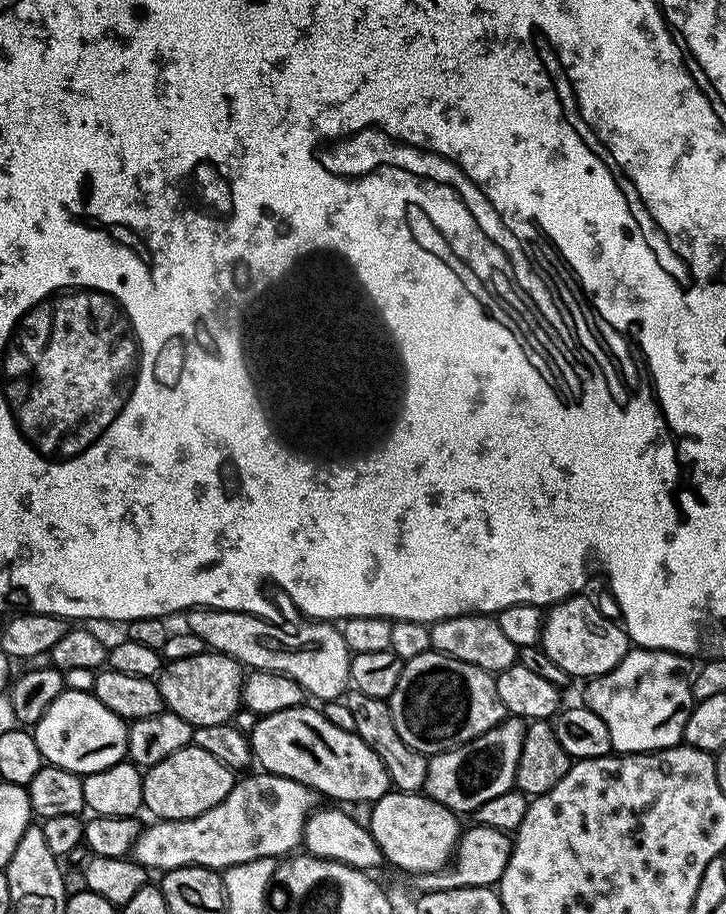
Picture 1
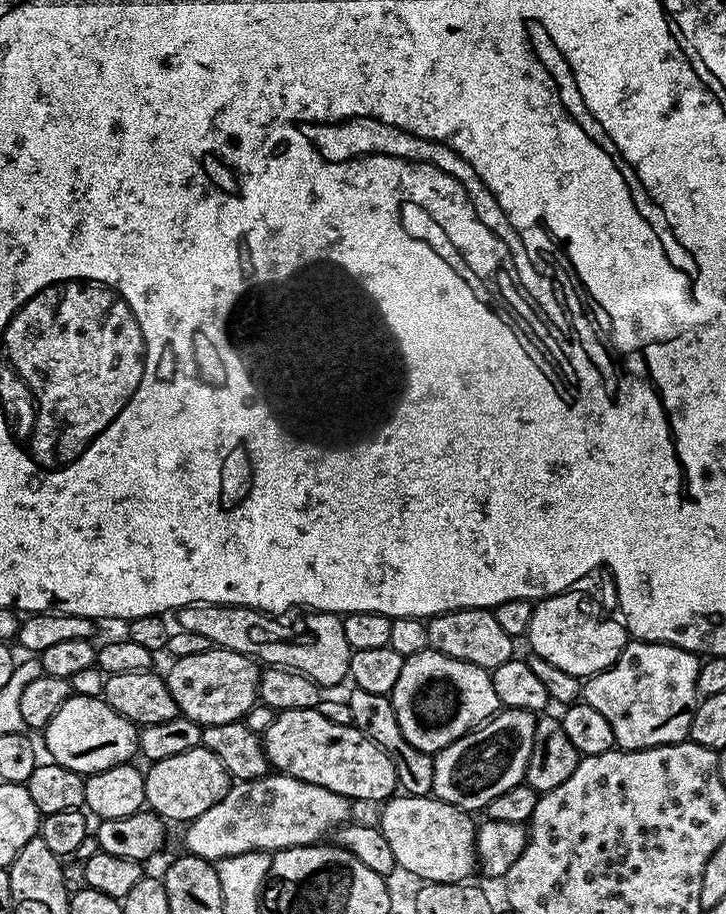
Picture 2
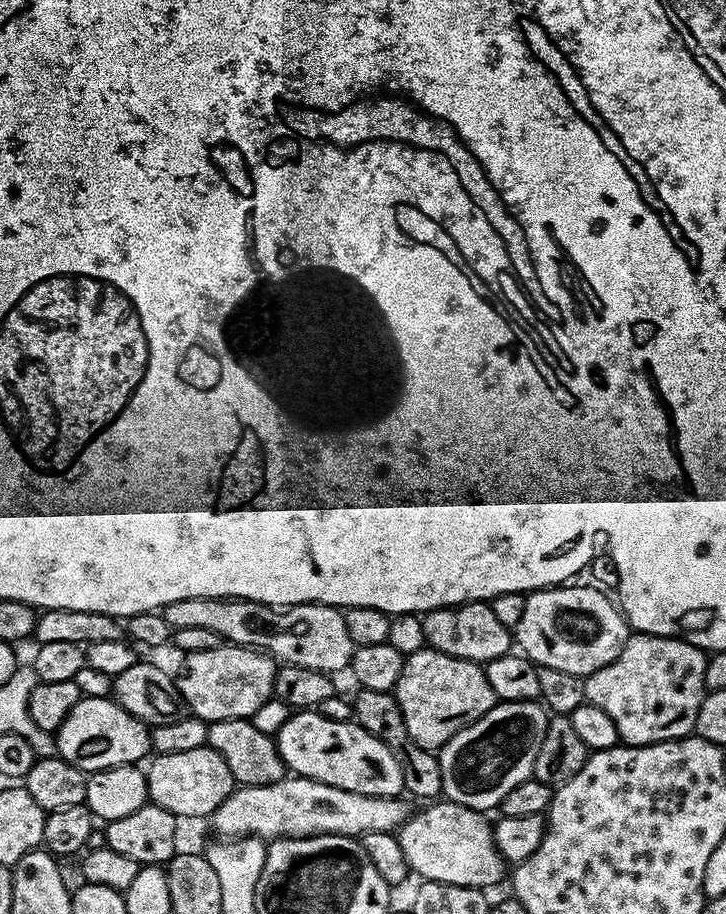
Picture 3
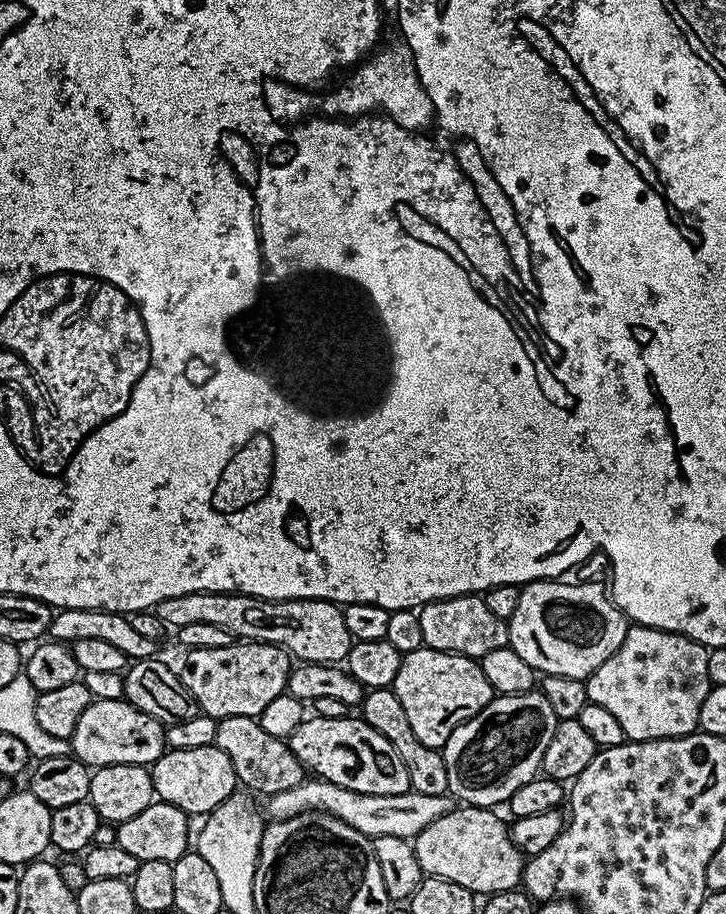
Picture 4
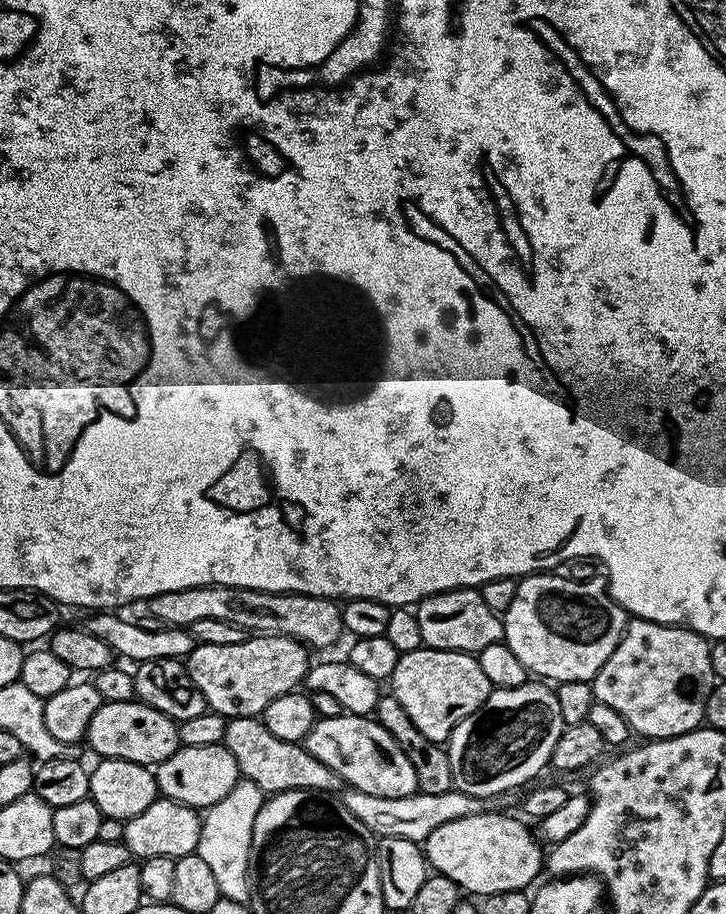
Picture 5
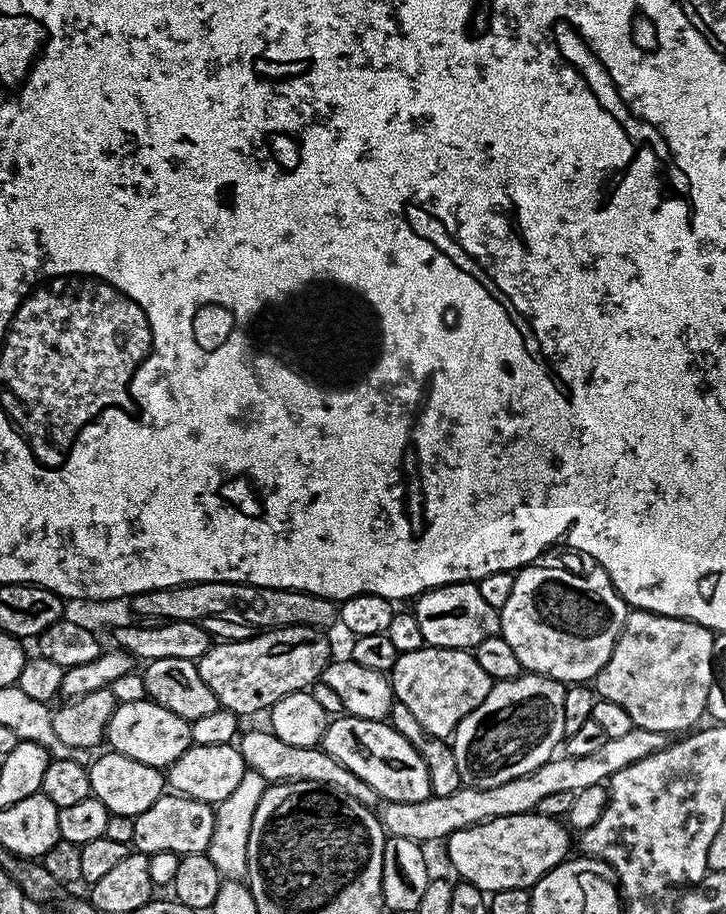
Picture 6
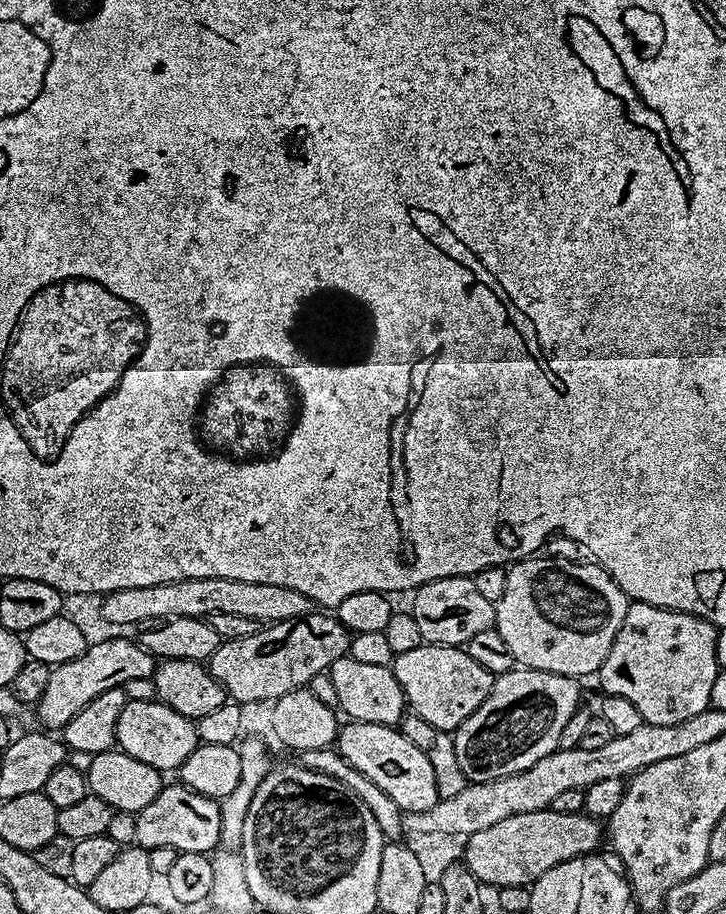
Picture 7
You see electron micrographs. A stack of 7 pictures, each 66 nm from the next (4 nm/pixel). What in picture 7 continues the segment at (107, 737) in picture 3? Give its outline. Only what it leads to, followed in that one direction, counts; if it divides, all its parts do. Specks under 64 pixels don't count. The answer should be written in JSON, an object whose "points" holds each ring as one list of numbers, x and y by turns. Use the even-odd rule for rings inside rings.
{"points":[[157,699,150,702,129,700,122,710,122,718,118,718,116,744,119,751,138,758,138,762,146,762,146,766,154,766,161,773,168,774,171,768,172,771,180,769,182,762,186,762,198,747,196,721,178,714,178,710,161,704]]}

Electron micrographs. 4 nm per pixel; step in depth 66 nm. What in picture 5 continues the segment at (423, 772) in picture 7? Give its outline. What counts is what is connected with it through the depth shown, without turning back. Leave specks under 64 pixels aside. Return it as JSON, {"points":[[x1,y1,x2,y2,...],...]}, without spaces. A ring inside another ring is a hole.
{"points":[[325,716,317,719,302,741,322,766,330,766,349,789,382,798,406,798,418,791,414,762,402,754,398,742,374,718,368,716]]}

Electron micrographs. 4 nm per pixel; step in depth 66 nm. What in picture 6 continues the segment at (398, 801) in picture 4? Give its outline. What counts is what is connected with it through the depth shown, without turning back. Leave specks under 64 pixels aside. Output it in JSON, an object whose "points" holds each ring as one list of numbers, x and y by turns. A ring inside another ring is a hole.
{"points":[[633,727,630,734,623,738,608,738,594,754,582,754,582,758,563,754,551,758,544,765,538,766,532,773,504,782,490,789,460,787,454,794,445,796,429,796,422,802,384,802,379,805,380,825,388,836,410,838,417,842,424,840,447,841,450,834,458,830,466,830,475,824,484,824,494,818,502,818,510,814,526,814,535,812,538,802,549,794,559,794,562,790,581,792,586,786,604,784,612,779,618,770,626,770,634,762,642,762,642,758,650,758,650,754,658,754,670,743,669,733,658,730,642,730]]}

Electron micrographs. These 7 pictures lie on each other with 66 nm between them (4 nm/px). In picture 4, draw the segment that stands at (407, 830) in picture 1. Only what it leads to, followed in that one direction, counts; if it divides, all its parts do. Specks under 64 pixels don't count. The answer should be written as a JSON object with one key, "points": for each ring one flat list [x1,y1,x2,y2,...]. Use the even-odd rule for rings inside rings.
{"points":[[453,806,450,814,434,818,426,830,414,837,421,873,458,882,458,886,466,886,474,894,520,888,526,857,512,841,509,825,503,824,496,814,491,808]]}

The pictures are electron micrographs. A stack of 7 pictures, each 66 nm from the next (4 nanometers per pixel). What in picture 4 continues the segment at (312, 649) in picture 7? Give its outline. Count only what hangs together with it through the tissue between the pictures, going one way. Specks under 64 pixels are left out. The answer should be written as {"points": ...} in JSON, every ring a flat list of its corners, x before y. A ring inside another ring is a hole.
{"points":[[234,642,230,646,218,646,218,650,191,649,184,660,184,669,179,669,181,682,196,699,197,709,203,715,213,716,215,720,234,718,235,716,259,717,274,698,285,695,288,676,293,670,294,660,288,651,276,644,258,644,255,642]]}

